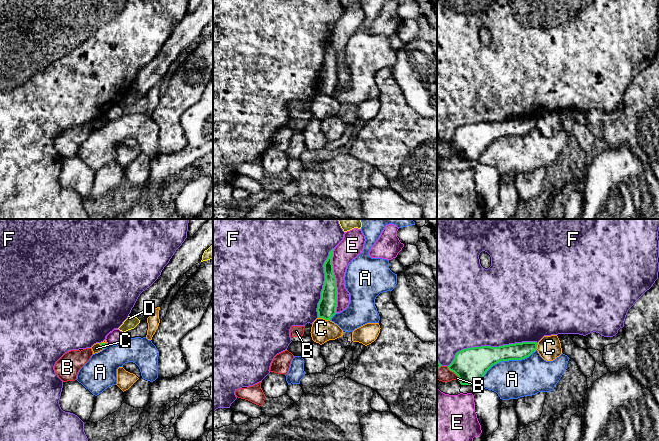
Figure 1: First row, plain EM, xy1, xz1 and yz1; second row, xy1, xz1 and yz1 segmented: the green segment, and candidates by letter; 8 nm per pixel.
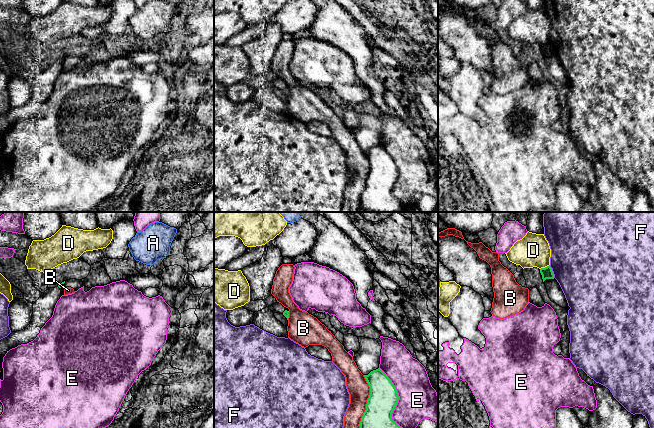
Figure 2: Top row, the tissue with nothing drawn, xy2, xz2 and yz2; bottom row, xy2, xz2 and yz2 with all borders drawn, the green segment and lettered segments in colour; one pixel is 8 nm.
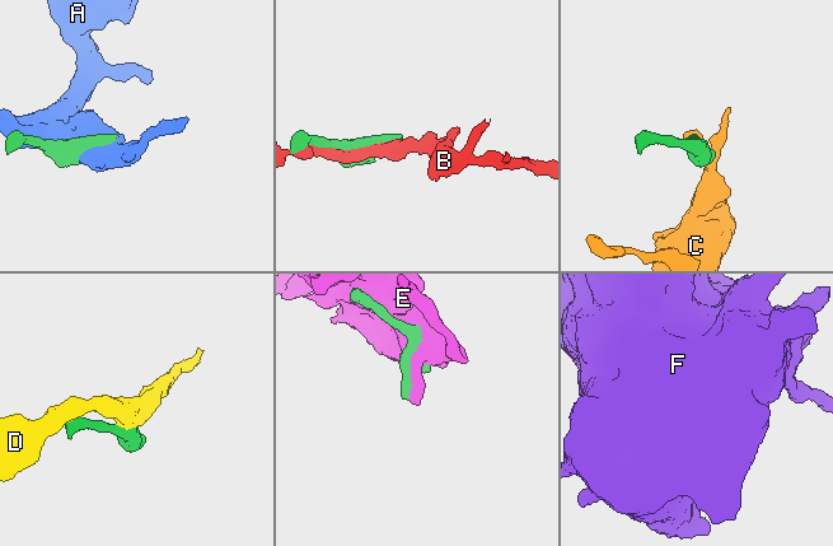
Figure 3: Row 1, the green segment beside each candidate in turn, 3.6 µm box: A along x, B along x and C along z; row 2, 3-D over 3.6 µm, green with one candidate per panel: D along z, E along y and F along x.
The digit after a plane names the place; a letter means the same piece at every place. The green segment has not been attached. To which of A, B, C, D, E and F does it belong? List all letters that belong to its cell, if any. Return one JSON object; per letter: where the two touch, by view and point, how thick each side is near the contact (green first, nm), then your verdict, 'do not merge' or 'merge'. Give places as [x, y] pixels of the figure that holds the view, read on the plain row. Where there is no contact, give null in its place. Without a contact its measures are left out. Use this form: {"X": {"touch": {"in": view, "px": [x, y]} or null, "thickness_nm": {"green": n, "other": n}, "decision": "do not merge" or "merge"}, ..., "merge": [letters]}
{"A": {"touch": {"in": "yz1", "px": [505, 136]}, "thickness_nm": {"green": 240, "other": 320}, "decision": "do not merge"}, "B": {"touch": {"in": "xz2", "px": [367, 179]}, "thickness_nm": {"green": 240, "other": 170}, "decision": "do not merge"}, "C": {"touch": {"in": "xz1", "px": [324, 94]}, "thickness_nm": {"green": 150, "other": 180}, "decision": "do not merge"}, "D": {"touch": {"in": "yz2", "px": [545, 43]}, "thickness_nm": {"green": 90, "other": 260}, "decision": "do not merge"}, "E": {"touch": {"in": "xz2", "px": [398, 175]}, "thickness_nm": {"green": 240, "other": 320}, "decision": "do not merge"}, "F": {"touch": {"in": "yz1", "px": [490, 122]}, "thickness_nm": {"green": 280, "other": 500}, "decision": "do not merge"}, "merge": []}

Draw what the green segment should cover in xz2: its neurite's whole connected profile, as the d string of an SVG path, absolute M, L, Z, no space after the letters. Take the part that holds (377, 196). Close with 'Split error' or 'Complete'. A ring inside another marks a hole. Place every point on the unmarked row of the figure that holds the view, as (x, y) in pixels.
M379 144L364 153L370 163L370 171L359 200L361 208L368 212L405 212L406 207L392 196L399 172L391 156Z. Complete

